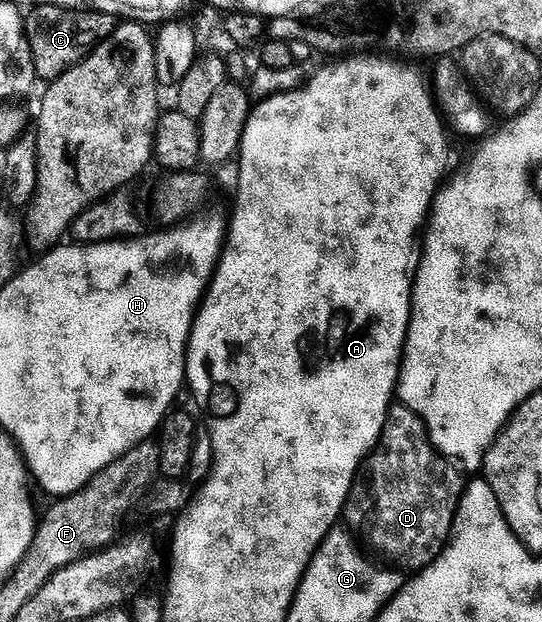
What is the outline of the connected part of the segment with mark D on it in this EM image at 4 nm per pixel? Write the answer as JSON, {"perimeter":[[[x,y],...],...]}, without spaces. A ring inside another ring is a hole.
{"perimeter":[[[407,406],[393,407],[389,422],[384,427],[384,436],[366,468],[368,481],[364,484],[364,497],[361,500],[353,499],[347,505],[342,527],[362,540],[364,536],[363,543],[366,548],[368,543],[367,551],[375,557],[377,568],[405,578],[411,577],[439,558],[452,538],[456,527],[456,511],[460,509],[460,499],[466,487],[465,477],[460,477],[459,471],[461,469],[453,461],[437,452],[432,439],[428,437],[428,427],[418,413],[412,412]]]}

